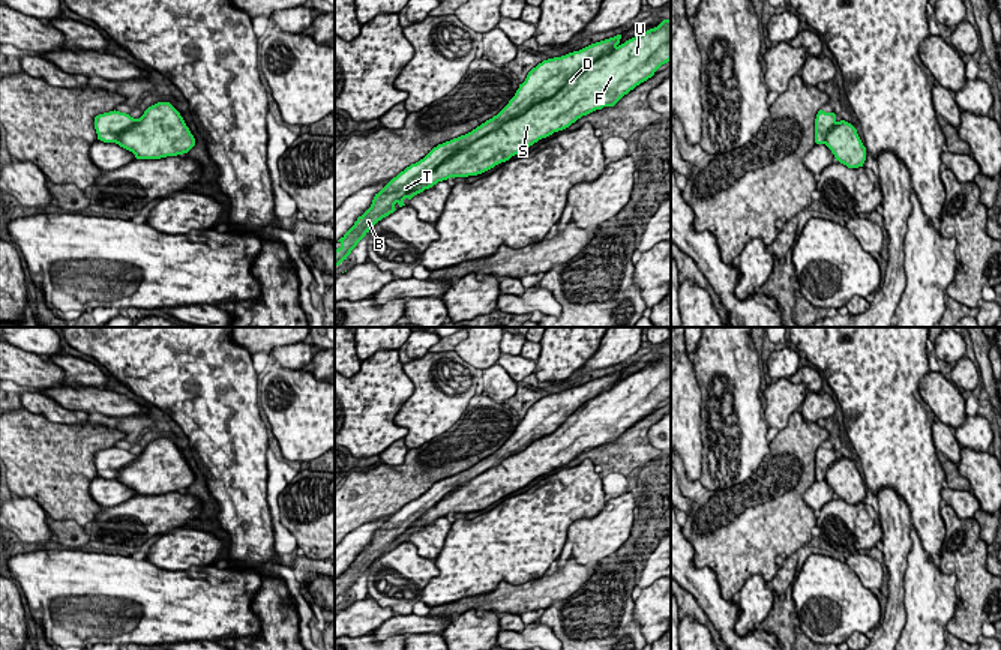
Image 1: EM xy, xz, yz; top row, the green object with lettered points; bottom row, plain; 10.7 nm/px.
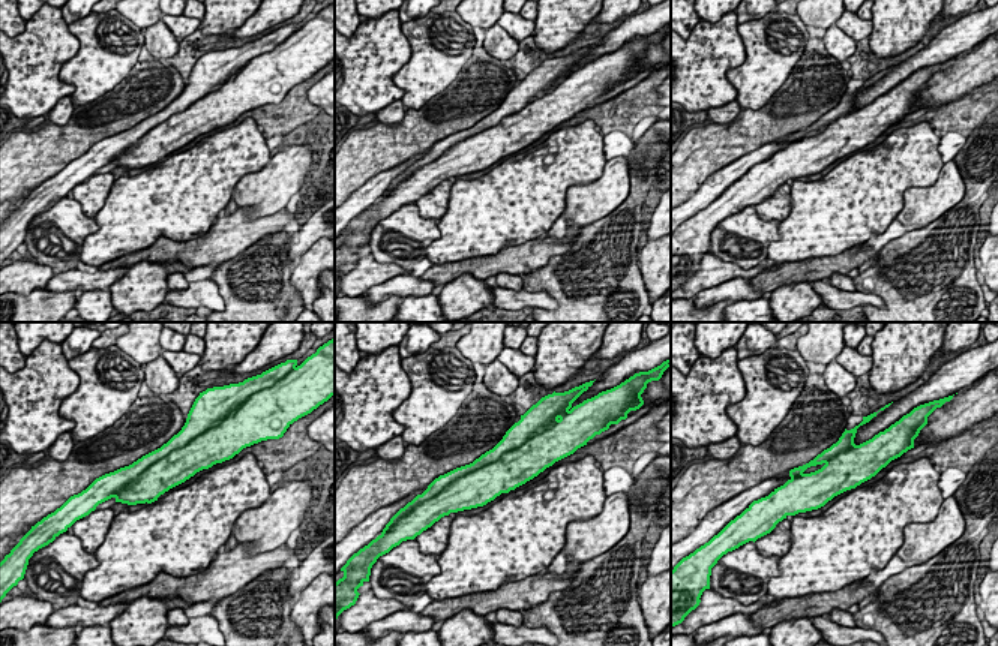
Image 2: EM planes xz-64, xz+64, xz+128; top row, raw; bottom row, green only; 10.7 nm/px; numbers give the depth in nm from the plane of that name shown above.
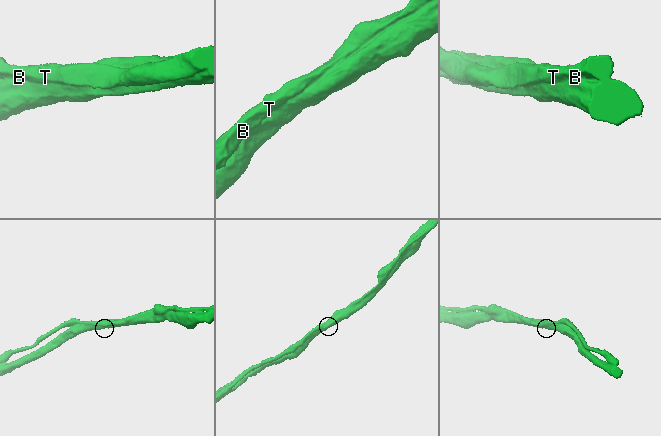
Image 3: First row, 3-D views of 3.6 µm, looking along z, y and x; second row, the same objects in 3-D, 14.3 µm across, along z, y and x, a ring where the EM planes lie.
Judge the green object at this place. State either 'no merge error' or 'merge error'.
no merge error

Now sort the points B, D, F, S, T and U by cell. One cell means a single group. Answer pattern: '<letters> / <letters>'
B D F S T U

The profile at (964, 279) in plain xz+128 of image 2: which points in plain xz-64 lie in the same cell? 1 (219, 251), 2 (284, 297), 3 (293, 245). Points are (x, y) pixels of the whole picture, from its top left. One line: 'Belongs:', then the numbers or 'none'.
Belongs: 2

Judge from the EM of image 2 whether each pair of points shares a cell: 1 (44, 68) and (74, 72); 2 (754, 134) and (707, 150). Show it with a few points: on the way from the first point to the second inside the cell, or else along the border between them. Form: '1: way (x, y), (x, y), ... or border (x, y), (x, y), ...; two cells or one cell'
1: border (77, 39), (59, 72), (74, 87), (69, 95); two cells
2: way (742, 135), (719, 144); one cell

